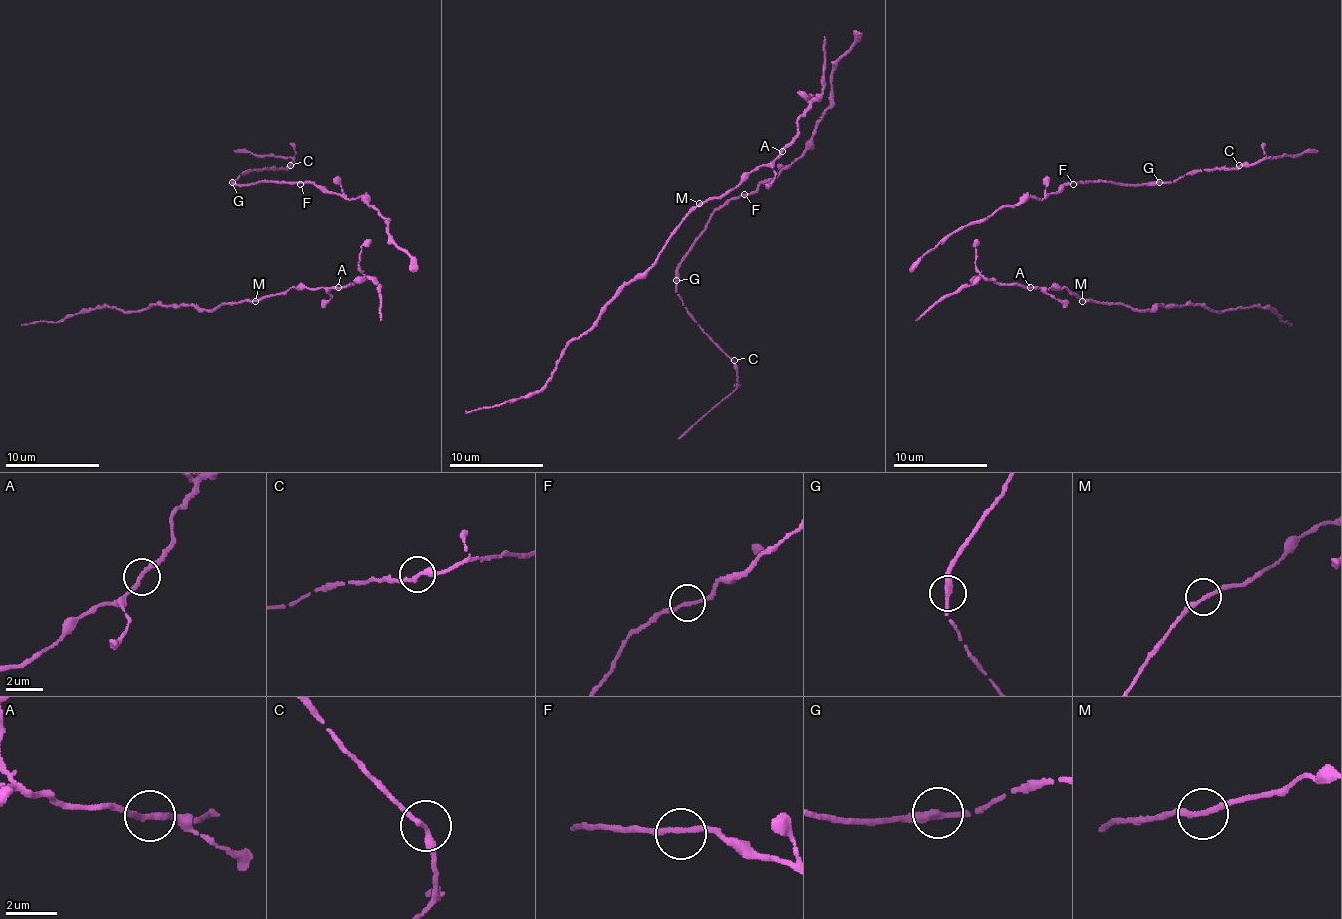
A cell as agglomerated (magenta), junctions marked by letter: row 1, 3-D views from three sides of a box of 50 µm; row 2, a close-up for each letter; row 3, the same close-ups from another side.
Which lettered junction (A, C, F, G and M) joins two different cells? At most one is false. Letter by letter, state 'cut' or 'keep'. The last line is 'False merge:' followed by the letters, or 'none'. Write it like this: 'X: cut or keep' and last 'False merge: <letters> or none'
A: keep
C: keep
F: keep
G: keep
M: keep
False merge: none

